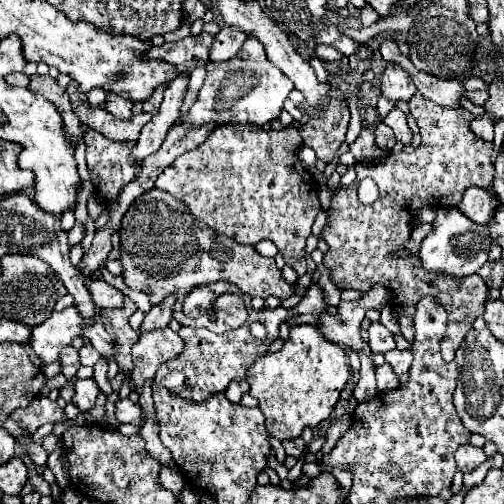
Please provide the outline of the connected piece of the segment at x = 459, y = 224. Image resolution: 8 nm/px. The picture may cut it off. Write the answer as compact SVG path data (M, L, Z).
M442 207L438 209L438 217L432 223L432 231L420 245L420 261L428 273L442 273L452 277L468 277L476 273L486 261L488 251L492 247L492 239L488 237L488 227L482 227L462 215L456 207Z

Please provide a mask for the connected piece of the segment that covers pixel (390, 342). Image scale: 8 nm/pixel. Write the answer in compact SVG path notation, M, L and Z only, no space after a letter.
M380 321L372 323L368 333L370 333L370 349L372 349L372 353L382 353L384 355L384 353L396 349L394 335Z

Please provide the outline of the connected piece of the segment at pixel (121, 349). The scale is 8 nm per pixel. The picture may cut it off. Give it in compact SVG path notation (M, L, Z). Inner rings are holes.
M124 299L124 307L120 311L100 309L102 323L114 343L114 361L118 363L118 369L124 371L124 375L130 375L132 371L132 345L136 343L136 337L140 335L140 331L134 331L128 325L128 317L137 309L130 299Z

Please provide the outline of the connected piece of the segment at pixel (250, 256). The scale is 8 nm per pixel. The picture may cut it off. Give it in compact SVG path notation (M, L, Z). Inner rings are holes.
M150 189L140 195L122 217L120 227L120 261L122 261L122 277L130 289L142 291L150 297L152 305L158 305L170 293L176 295L174 303L174 319L183 326L206 328L214 333L228 333L244 325L248 313L240 295L222 295L216 303L216 321L208 314L197 318L186 317L182 313L182 301L186 299L188 291L196 285L206 285L212 281L230 281L242 293L250 297L278 297L288 299L294 293L294 287L288 285L276 267L274 259L260 255L254 247L240 245L230 241L228 237L208 229L204 223L196 221L188 207L184 207L176 197L162 189ZM200 237L200 239L198 239ZM206 241L206 245L204 245Z

